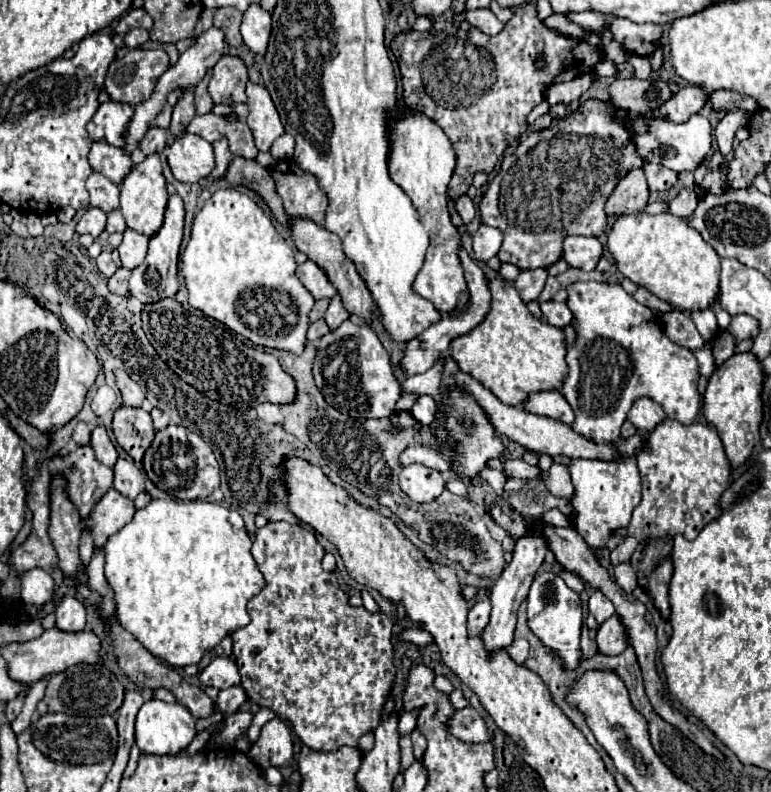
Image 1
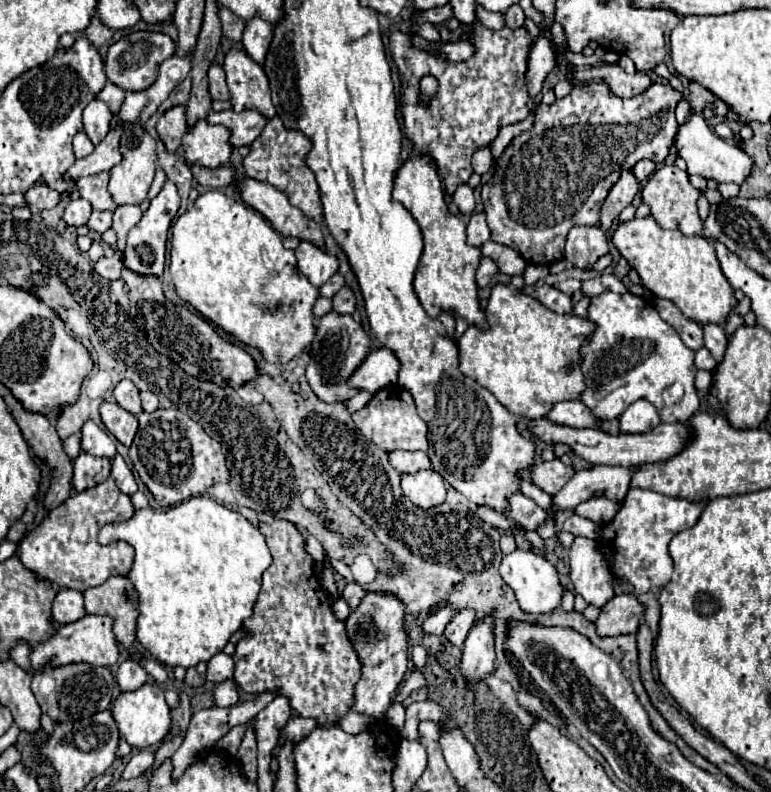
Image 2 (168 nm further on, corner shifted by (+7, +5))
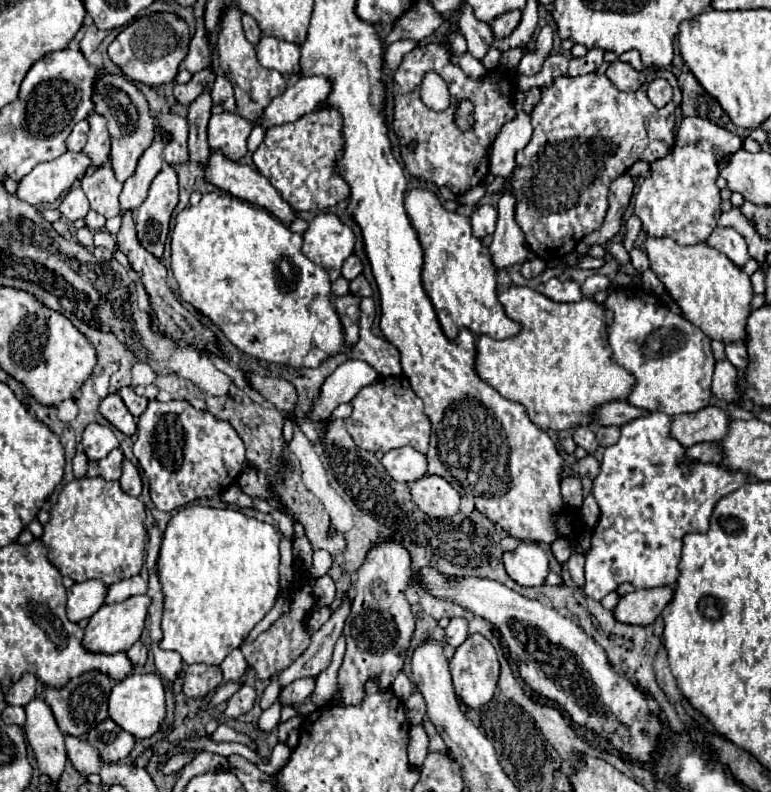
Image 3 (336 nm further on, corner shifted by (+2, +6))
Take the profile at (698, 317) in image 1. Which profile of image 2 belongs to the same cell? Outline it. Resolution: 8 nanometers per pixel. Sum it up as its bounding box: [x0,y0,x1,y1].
[702,323,728,361]

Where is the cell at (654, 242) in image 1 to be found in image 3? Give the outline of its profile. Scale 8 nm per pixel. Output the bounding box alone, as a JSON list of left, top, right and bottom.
[645,238,753,340]

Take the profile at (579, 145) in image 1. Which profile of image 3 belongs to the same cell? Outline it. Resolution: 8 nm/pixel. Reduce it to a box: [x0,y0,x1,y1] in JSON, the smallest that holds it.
[513,68,681,262]

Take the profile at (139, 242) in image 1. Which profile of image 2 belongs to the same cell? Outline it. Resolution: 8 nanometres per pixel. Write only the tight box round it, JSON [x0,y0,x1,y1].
[112,205,142,251]

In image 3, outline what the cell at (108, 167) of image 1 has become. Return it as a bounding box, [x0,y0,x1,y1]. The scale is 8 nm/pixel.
[67,120,89,152]

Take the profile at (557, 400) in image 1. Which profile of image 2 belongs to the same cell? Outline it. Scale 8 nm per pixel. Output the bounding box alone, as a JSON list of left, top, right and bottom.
[548,401,598,427]

